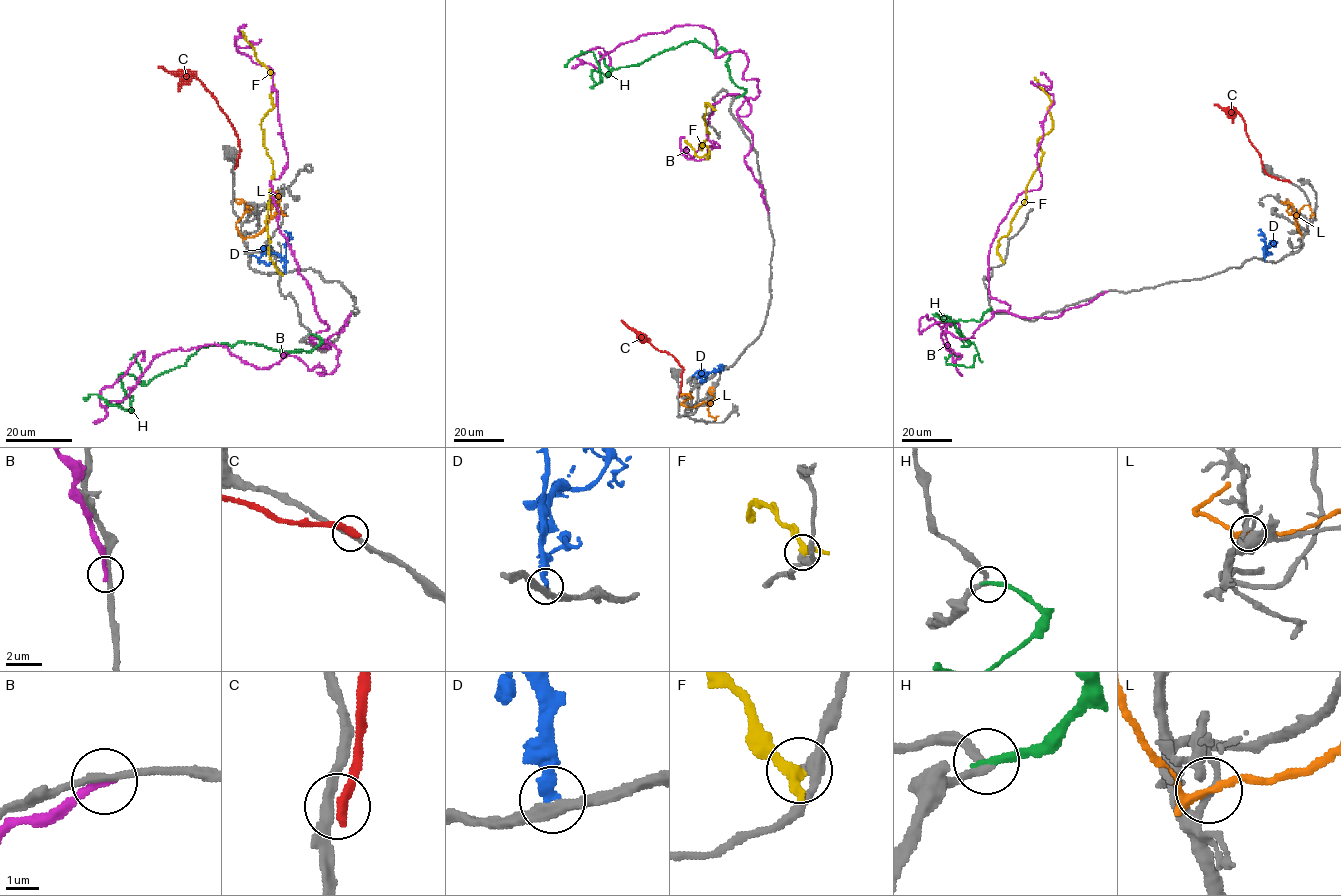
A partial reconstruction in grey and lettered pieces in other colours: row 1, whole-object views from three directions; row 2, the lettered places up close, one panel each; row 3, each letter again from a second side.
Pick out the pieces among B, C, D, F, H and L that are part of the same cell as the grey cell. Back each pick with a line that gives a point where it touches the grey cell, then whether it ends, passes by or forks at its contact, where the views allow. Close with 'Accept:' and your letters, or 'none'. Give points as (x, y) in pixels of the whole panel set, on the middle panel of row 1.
H: Touches grey at (738, 96). It ends there
Accept: H

